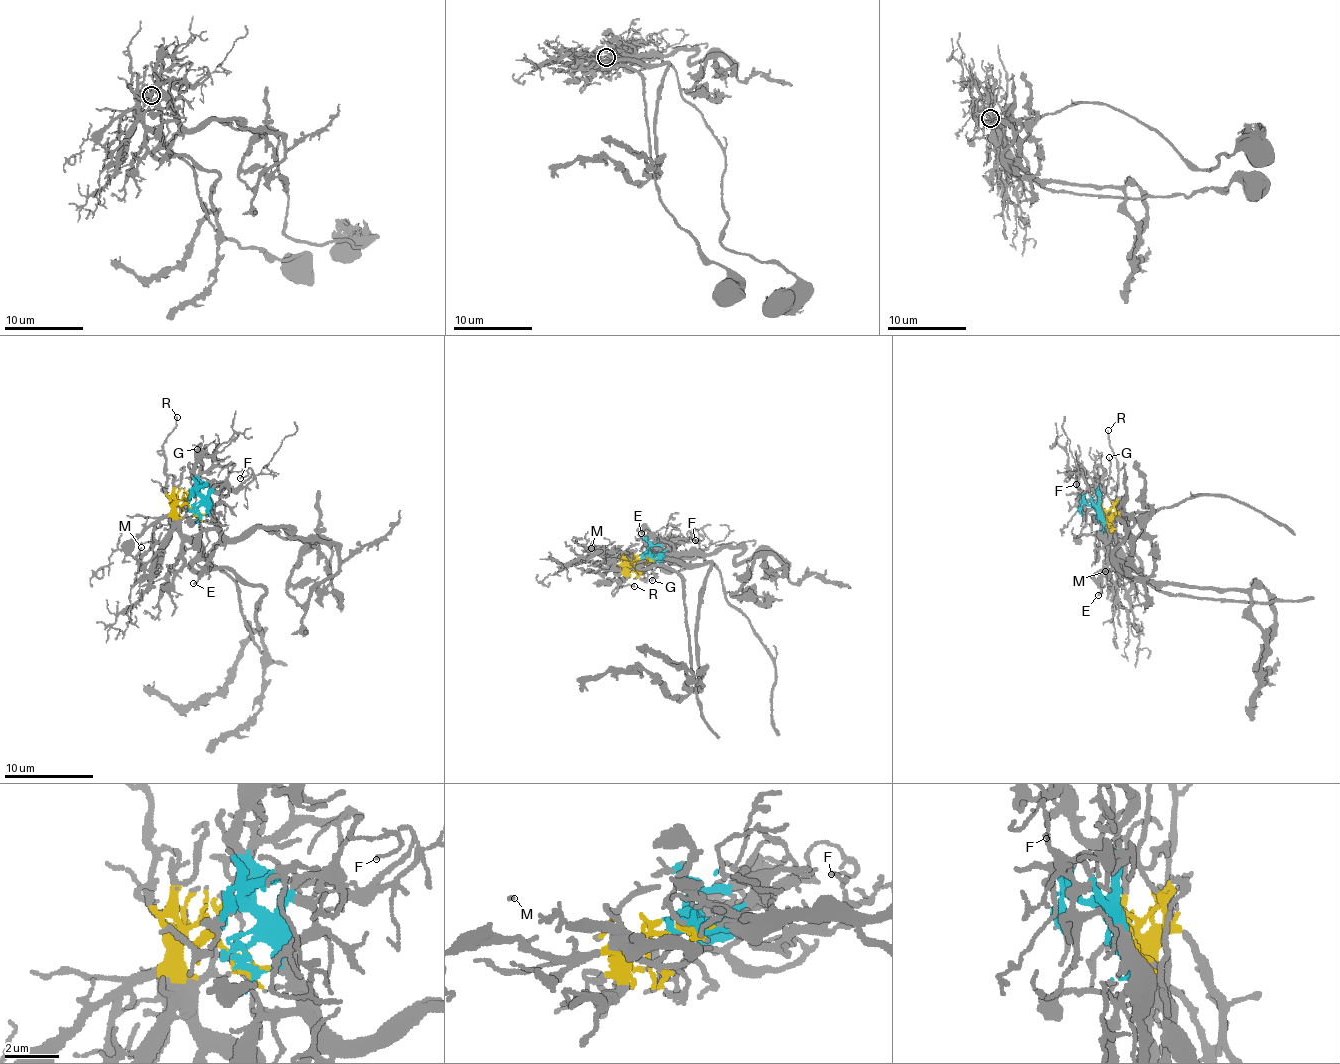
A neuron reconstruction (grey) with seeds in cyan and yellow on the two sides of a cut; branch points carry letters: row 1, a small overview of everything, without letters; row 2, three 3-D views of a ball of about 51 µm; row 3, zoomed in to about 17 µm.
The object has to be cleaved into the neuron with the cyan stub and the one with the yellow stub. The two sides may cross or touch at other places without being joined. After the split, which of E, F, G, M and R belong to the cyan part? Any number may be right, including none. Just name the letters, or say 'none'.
E, F

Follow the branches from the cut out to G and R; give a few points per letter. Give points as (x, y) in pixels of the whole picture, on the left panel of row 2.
G: (188, 500), (182, 500), (198, 478), (198, 449)
R: (188, 500), (180, 500), (171, 493), (165, 473), (162, 445), (178, 416)

